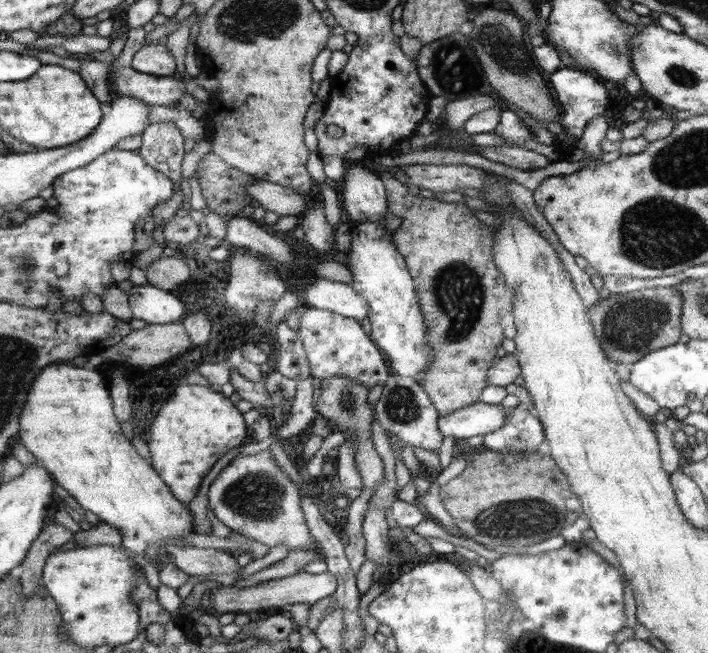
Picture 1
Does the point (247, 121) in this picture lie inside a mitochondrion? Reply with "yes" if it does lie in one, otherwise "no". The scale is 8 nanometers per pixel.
no

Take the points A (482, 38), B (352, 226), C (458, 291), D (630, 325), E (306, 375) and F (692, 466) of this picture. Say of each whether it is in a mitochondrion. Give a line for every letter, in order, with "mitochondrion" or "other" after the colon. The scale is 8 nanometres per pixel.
A: mitochondrion
B: other
C: mitochondrion
D: mitochondrion
E: other
F: other

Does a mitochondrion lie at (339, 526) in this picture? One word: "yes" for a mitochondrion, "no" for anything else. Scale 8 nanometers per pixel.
no

